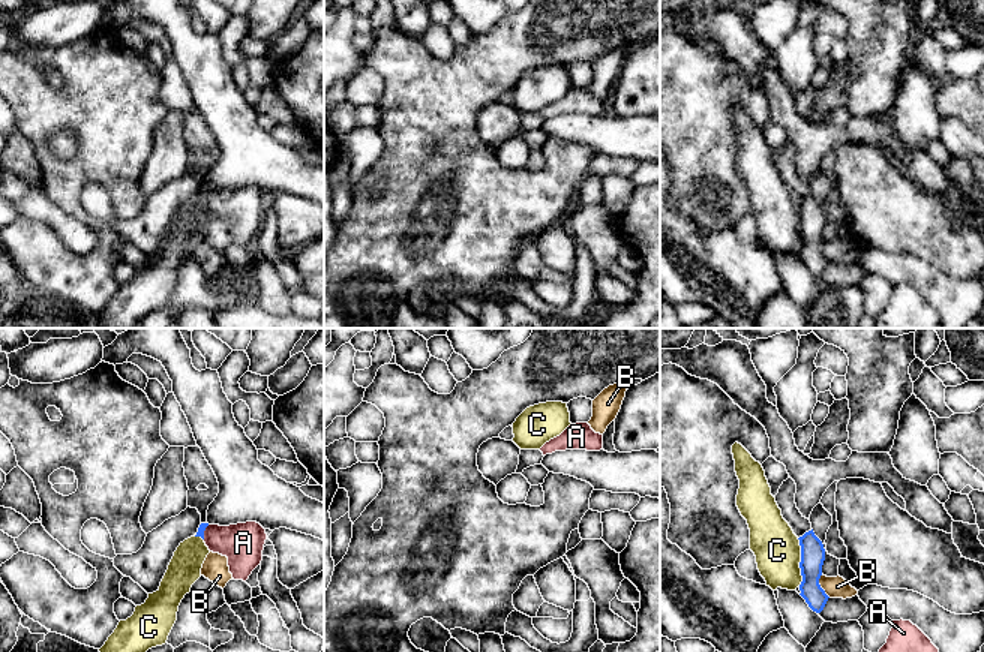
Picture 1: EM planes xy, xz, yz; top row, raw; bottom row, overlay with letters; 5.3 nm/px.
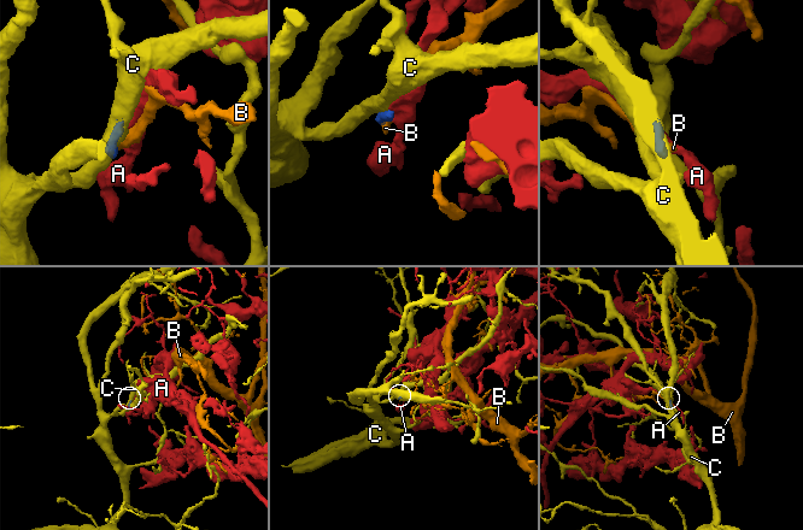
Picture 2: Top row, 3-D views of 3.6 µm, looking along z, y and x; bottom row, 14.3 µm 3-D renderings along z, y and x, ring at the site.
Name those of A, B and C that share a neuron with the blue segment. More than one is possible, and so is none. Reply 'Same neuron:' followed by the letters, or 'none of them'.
Same neuron: none of them

